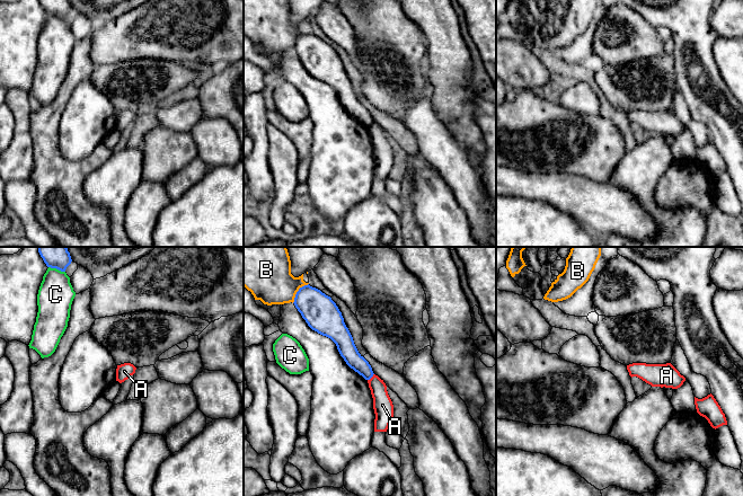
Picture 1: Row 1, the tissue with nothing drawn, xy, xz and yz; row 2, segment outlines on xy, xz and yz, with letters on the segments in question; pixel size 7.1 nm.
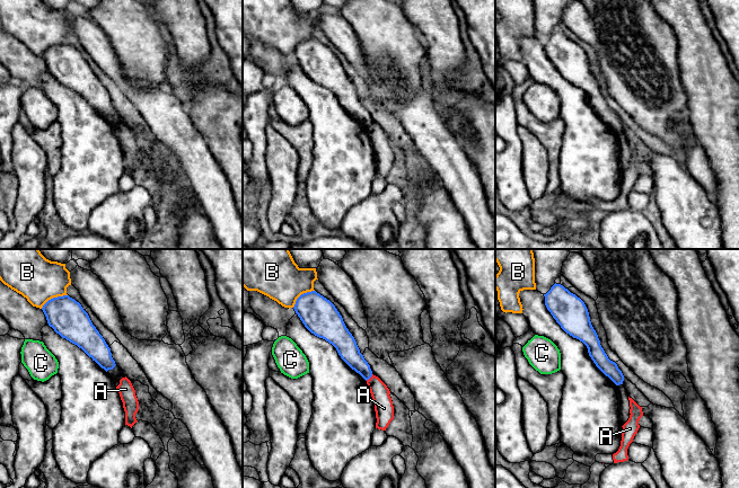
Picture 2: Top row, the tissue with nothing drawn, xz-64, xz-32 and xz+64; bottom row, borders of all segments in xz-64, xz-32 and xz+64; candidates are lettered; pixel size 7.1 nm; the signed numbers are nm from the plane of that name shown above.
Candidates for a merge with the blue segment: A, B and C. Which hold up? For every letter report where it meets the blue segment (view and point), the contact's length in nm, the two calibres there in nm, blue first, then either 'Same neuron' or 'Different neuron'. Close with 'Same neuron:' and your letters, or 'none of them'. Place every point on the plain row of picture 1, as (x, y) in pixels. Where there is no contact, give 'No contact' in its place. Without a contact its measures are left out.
A: Touches blue at xz (371, 124). Shared border 70 nm. Thickness 120 nm (blue) against 140 nm. Different neuron
B: Touches blue at xz (298, 38). Shared border 180 nm. Thickness 240 nm (blue) against 340 nm. Different neuron
C: Touches blue at xy (56, 16). Shared border 130 nm. Thickness 130 nm (blue) against 260 nm. Different neuron
Same neuron: none of them

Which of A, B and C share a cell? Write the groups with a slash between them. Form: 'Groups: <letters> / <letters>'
Groups: A / B / C

